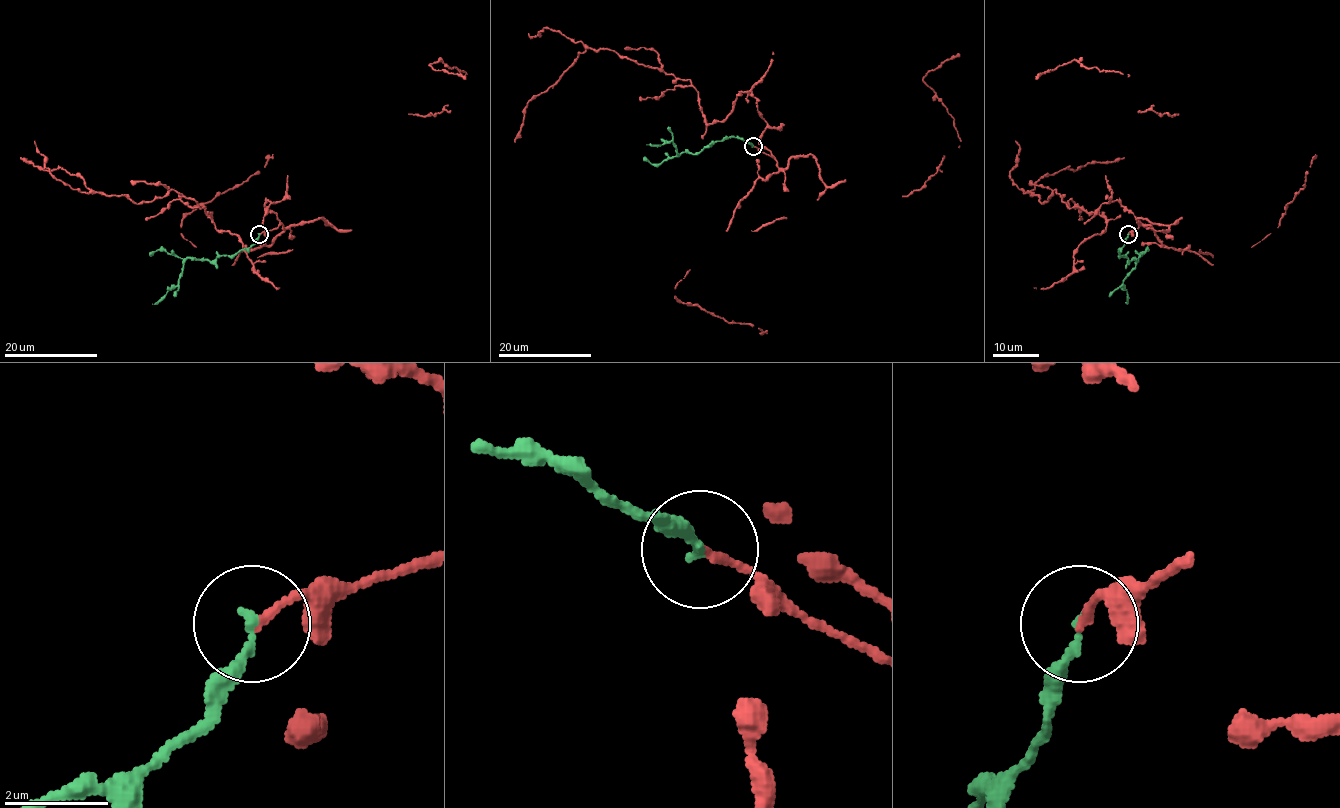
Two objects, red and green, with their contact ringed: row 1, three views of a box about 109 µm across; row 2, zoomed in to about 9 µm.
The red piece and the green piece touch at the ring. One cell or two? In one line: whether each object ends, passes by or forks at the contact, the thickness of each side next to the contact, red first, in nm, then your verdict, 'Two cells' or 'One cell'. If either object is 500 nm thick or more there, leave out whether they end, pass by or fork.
At the ring red ends. At the ring green ends. Thickness 150 nm (red) against 180 nm. One cell

